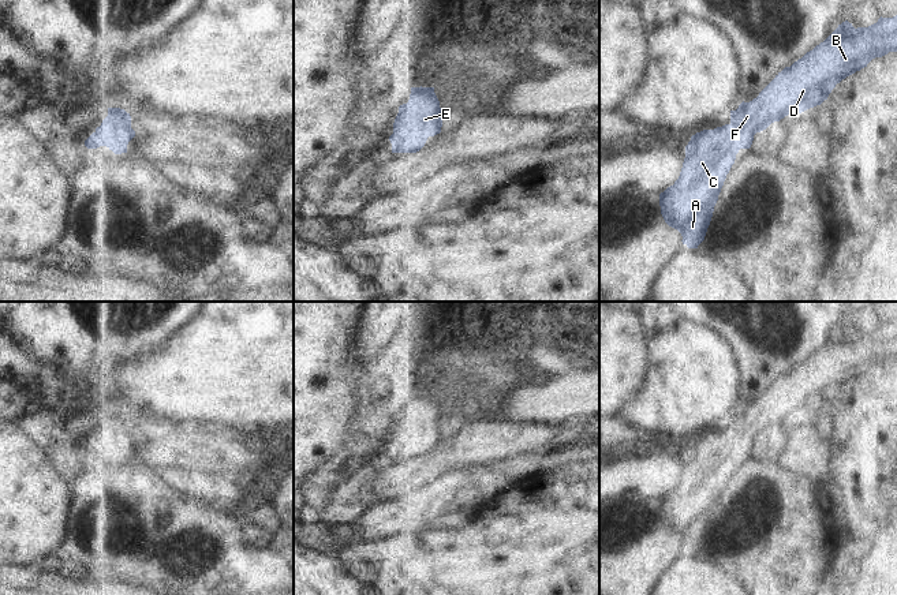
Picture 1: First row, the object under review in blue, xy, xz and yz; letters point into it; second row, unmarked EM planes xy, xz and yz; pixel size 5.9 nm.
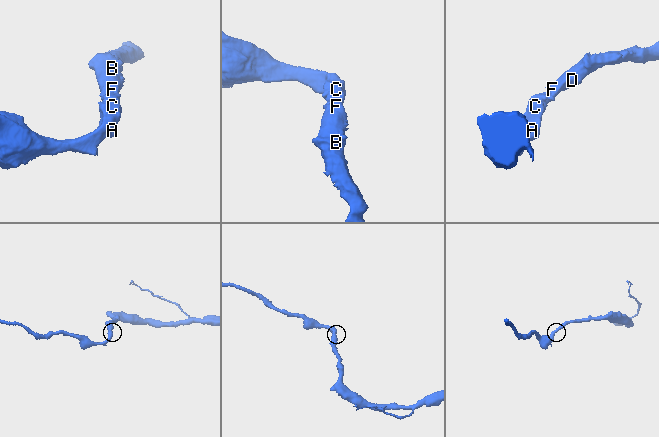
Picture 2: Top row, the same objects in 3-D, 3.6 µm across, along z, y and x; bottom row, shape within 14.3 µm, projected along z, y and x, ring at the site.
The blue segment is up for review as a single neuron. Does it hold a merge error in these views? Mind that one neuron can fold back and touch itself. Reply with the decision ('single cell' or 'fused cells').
single cell

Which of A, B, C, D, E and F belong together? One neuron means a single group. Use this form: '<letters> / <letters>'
A B C D E F

